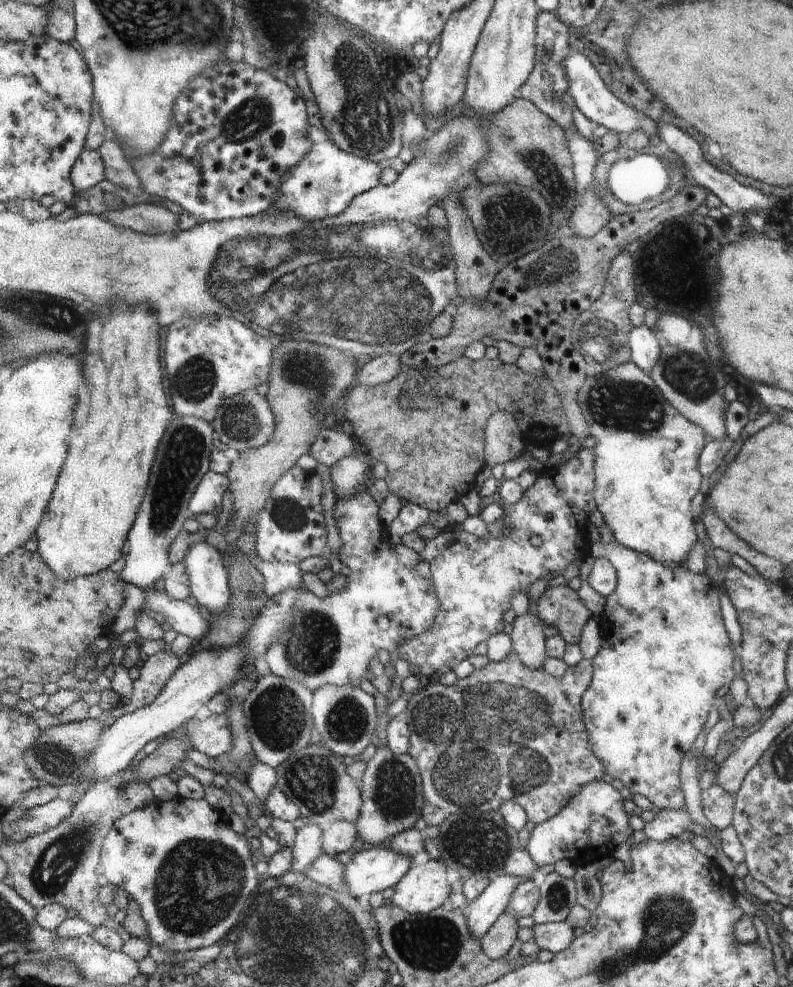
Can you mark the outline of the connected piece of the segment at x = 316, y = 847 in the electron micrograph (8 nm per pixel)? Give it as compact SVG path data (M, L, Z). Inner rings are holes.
M310 822L297 830L292 847L290 871L302 873L306 866L325 854L322 850L322 831L318 825Z

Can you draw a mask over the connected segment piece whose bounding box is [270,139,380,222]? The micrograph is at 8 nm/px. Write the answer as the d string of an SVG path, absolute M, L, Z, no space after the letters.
M329 139L326 142L313 142L311 152L284 177L282 184L279 200L270 211L284 210L296 214L304 222L316 222L343 213L355 197L380 185L380 168L368 159L340 150Z

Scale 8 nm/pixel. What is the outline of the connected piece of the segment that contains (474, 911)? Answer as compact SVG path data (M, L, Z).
M509 874L493 877L484 892L465 909L468 926L476 938L482 938L506 912L521 881Z

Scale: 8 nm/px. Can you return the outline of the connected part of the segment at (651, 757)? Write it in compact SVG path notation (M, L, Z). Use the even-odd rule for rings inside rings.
M598 541L592 543L591 556L596 559L607 558L615 570L618 572L618 588L615 592L607 597L607 604L602 611L602 622L600 622L602 644L598 654L591 660L594 667L594 676L591 678L591 685L588 686L586 695L582 698L583 722L586 724L588 735L590 736L591 748L599 759L602 759L607 768L607 773L622 782L624 790L627 789L630 795L640 794L644 798L648 798L654 806L662 809L680 810L685 808L685 798L678 778L680 772L680 762L684 758L684 752L694 744L694 738L700 734L706 716L710 712L712 700L716 696L718 690L726 690L734 680L734 672L730 670L732 664L732 646L730 646L730 638L724 630L722 624L722 616L720 616L720 602L718 602L718 589L714 586L714 582L704 573L696 574L684 568L672 568L664 566L661 562L656 562L649 554L640 554L640 551L632 550L625 547L623 543L618 541L610 542L610 544L602 544Z

